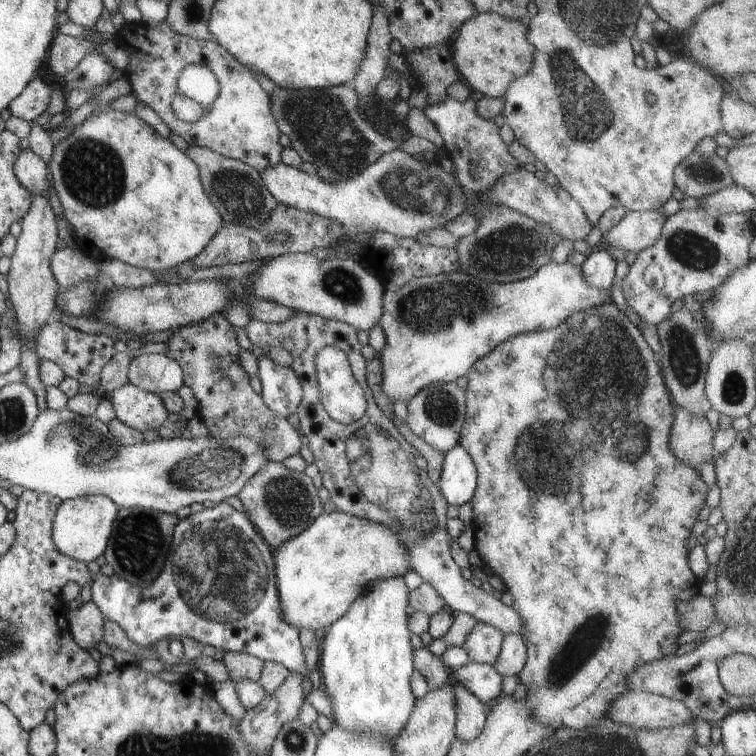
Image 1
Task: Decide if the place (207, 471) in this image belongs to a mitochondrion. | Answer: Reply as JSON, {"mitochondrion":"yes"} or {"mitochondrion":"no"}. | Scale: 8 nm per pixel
{"mitochondrion":"yes"}

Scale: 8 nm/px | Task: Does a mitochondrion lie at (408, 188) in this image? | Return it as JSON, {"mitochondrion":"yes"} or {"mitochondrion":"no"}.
{"mitochondrion":"yes"}

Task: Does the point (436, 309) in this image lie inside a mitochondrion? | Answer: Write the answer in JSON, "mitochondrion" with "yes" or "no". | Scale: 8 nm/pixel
{"mitochondrion":"yes"}

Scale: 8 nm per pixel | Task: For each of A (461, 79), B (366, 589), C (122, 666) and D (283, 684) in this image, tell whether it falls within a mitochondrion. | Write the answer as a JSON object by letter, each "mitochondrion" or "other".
{"A":"other","B":"other","C":"other","D":"other"}

